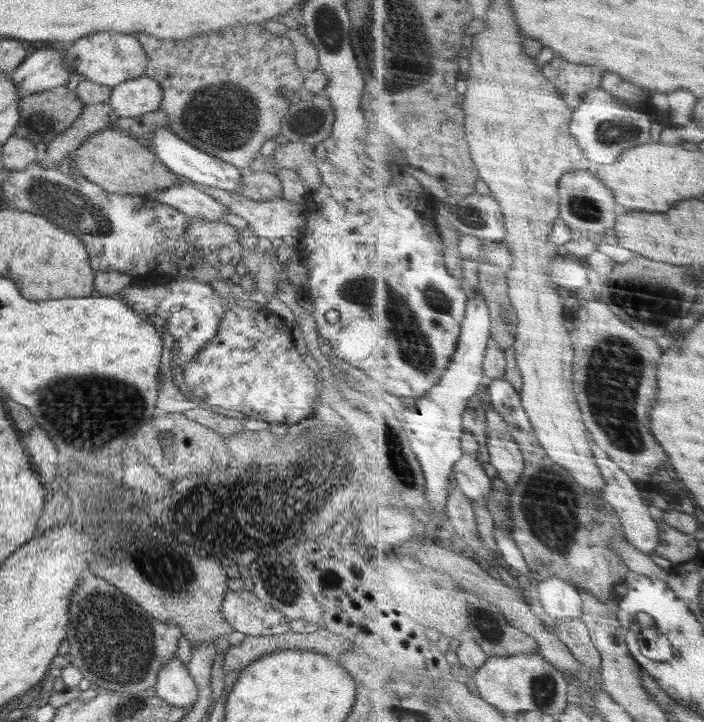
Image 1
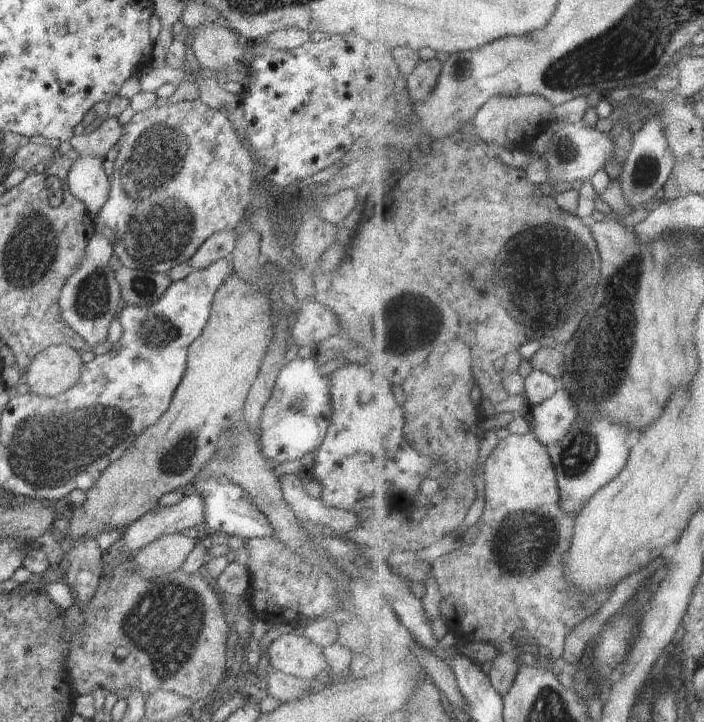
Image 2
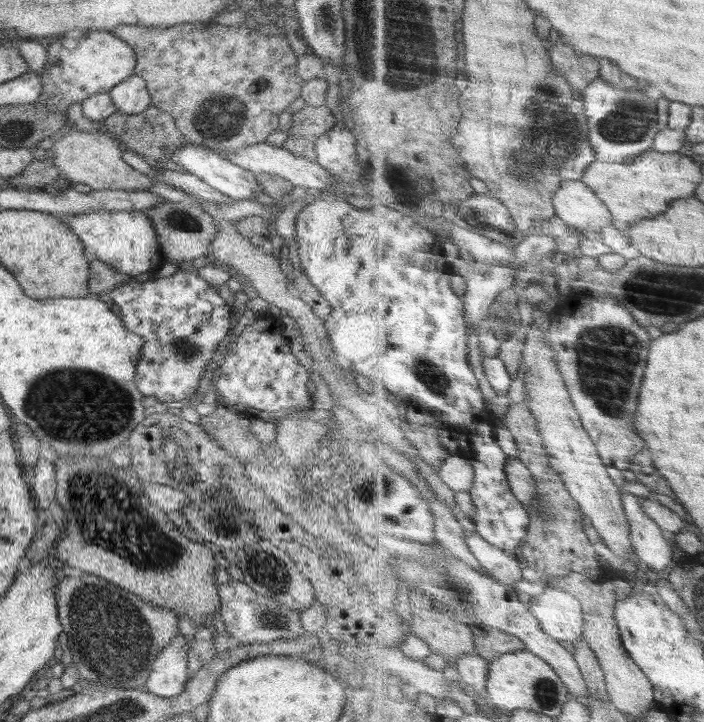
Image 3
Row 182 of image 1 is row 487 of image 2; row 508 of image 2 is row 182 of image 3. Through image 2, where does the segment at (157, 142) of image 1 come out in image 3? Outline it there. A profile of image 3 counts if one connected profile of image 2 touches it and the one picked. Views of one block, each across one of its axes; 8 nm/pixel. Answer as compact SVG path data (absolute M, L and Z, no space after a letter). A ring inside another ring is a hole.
M186 144L172 152L170 159L235 201L254 198L260 192L251 171L204 147Z

